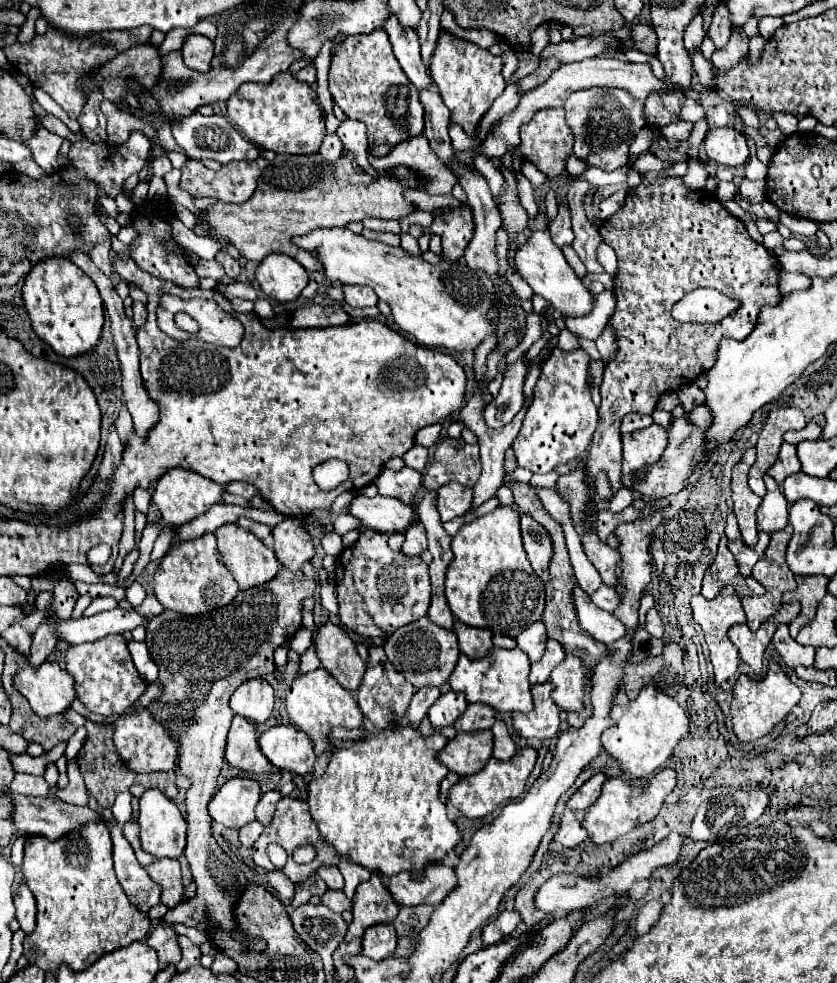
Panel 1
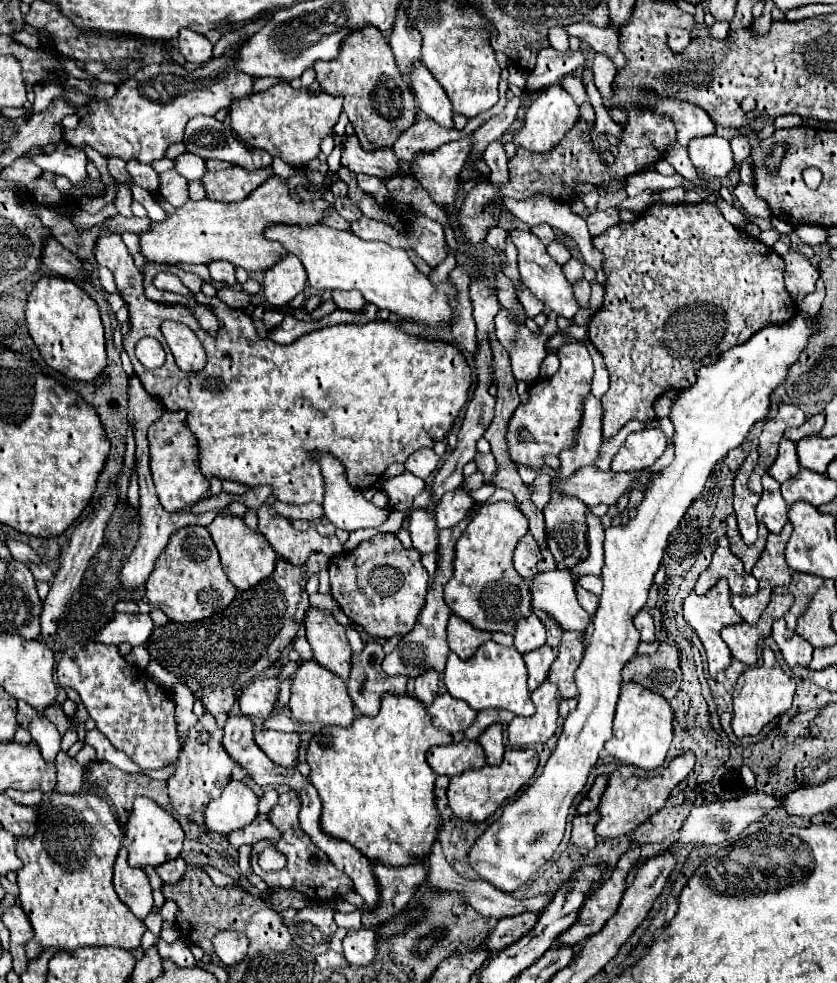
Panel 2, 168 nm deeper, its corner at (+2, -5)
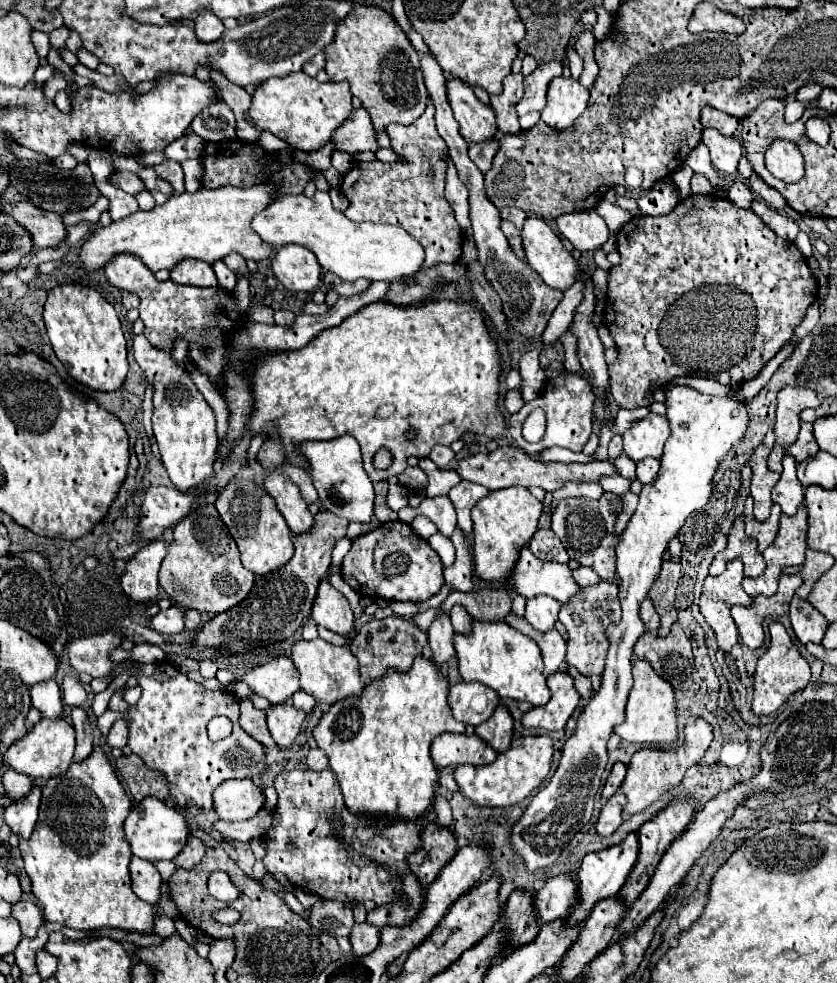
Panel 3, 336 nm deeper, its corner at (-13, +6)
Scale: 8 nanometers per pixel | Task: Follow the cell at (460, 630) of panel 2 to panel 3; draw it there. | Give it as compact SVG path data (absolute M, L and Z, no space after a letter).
M456 604L456 606L452 608L452 612L450 612L450 620L452 620L452 626L454 626L454 630L456 630L458 634L468 634L468 632L472 632L472 622L474 622L474 618L466 612L464 606Z

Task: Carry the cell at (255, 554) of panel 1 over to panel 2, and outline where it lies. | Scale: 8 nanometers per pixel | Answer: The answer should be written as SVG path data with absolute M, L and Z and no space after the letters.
M221 513L213 519L211 525L207 525L211 539L215 541L215 547L221 555L221 565L225 575L229 577L229 581L239 589L249 589L253 587L257 581L265 579L267 575L273 573L275 569L275 561L277 561L277 553L273 551L273 547L269 545L269 541L265 539L263 533L249 529L241 517L231 515L231 513Z

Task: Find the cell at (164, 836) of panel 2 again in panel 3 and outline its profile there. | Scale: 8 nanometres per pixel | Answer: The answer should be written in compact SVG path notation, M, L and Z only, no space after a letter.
M146 796L130 810L124 822L124 834L126 840L130 842L134 856L144 858L148 862L160 862L160 860L172 860L184 848L190 830L188 830L188 820L170 802Z

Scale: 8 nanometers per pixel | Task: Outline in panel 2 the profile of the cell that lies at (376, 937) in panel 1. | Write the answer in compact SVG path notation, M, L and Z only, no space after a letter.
M357 929L349 931L343 939L343 955L349 965L359 967L373 961L377 953L375 947L375 931L373 929Z

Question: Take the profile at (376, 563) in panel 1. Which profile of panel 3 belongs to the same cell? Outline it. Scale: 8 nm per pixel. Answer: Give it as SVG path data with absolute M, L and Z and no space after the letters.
M398 520L358 536L342 562L342 576L360 596L394 602L426 602L444 586L442 568L442 560L432 546L416 536L406 522Z

